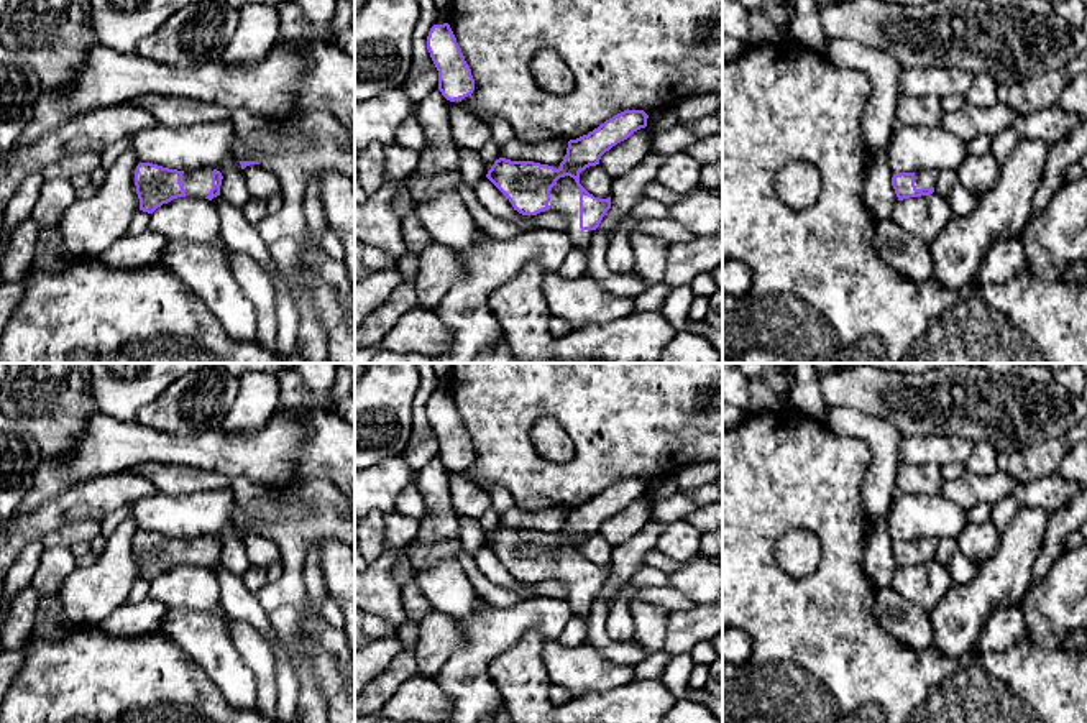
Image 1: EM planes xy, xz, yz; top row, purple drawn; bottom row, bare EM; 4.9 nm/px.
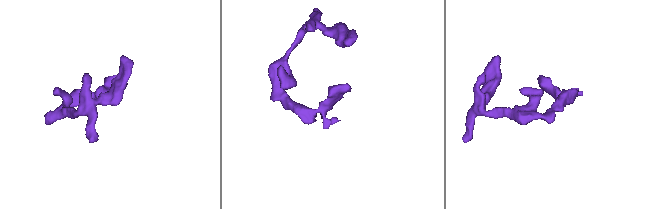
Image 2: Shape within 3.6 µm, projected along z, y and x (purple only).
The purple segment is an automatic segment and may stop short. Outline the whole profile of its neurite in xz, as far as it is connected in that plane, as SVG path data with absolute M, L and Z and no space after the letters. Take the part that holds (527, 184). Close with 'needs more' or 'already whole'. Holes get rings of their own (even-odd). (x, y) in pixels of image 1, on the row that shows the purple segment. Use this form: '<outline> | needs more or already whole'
M624 110L598 128L568 141L566 154L555 169L534 161L494 161L486 177L522 215L555 210L565 215L573 248L588 253L594 230L611 209L611 197L599 199L580 184L580 173L599 164L601 156L634 131L647 127L644 110Z | needs more

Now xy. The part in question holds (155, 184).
M140 163L135 173L140 210L153 214L163 204L186 196L212 200L220 196L222 179L222 173L213 168L177 171L153 163Z | needs more

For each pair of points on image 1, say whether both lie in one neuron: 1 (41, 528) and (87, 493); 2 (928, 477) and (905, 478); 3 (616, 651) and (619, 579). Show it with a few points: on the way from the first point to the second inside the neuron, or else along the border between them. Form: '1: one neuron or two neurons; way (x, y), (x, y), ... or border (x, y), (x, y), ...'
1: one neuron; way (53, 516), (76, 503)
2: one neuron; way (923, 478), (910, 478)
3: one neuron; way (600, 635), (600, 608), (605, 597)

